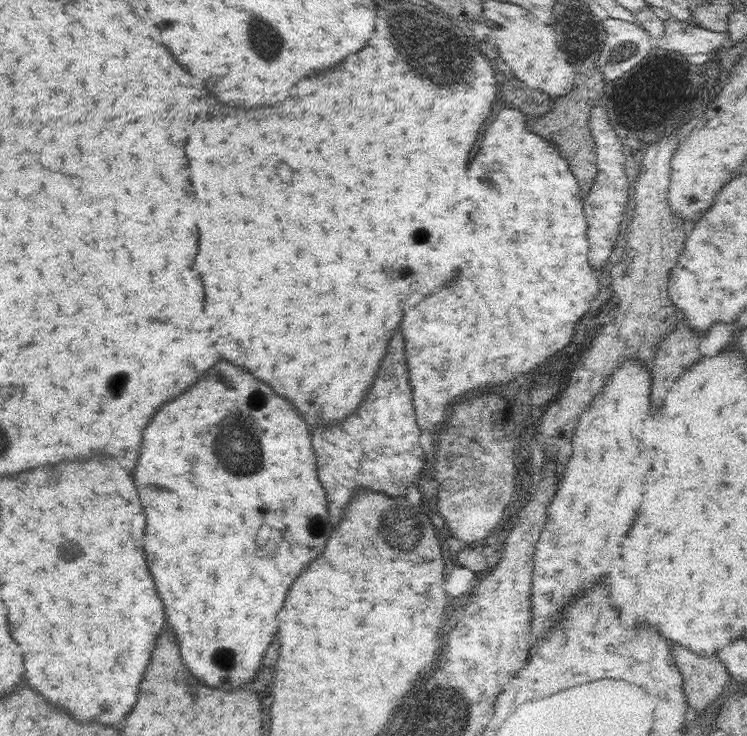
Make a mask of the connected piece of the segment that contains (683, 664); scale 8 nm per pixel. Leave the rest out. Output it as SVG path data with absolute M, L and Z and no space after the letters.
M670 644L678 670L684 678L684 694L694 712L704 712L731 680L726 667L718 658L700 658L680 644Z

